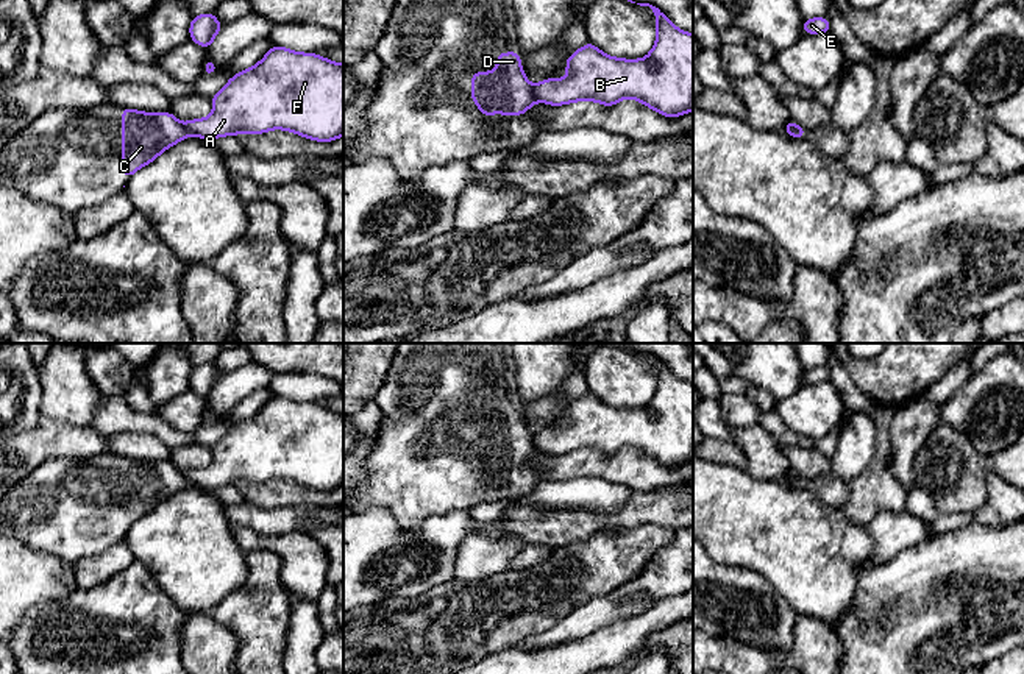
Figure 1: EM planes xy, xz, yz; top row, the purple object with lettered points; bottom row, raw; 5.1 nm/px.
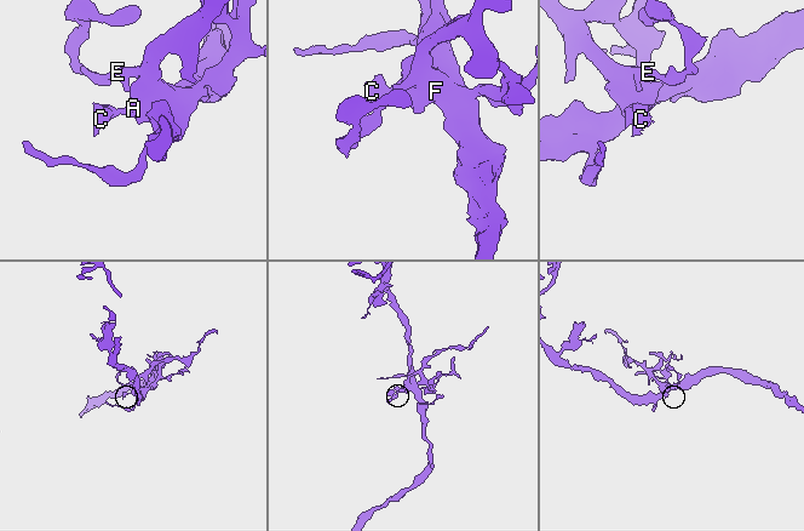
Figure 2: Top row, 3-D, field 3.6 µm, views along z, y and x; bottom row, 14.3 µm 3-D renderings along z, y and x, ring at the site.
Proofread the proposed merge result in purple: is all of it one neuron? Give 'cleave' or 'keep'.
cleave

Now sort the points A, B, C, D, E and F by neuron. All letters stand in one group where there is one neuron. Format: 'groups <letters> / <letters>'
groups A B E F / C D

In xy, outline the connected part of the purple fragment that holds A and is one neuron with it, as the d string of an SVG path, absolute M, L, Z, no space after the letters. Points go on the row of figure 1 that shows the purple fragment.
M272 45L268 53L253 67L236 73L211 98L214 111L206 119L184 123L190 136L217 139L234 134L262 134L270 129L286 129L311 140L332 142L343 136L343 64L332 62L315 53L300 53Z

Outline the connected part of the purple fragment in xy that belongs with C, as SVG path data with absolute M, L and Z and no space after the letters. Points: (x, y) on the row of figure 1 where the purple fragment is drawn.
M122 108L122 173L130 179L162 151L189 137L172 112L140 112Z

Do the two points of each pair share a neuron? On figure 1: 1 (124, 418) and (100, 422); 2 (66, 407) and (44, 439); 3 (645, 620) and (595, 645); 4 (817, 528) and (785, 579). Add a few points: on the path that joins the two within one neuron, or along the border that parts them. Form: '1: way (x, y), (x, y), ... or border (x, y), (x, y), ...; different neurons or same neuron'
1: way (117, 418), (106, 420); same neuron
2: border (41, 415), (50, 420), (88, 426); different neurons
3: way (632, 632), (620, 642), (608, 645); same neuron
4: way (815, 540), (809, 548), (809, 556), (798, 567); same neuron

